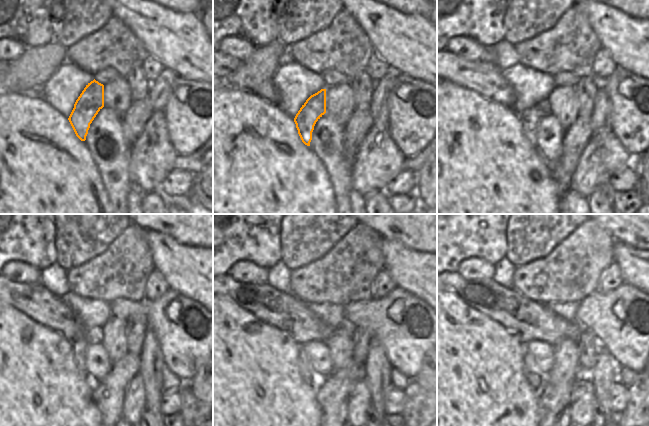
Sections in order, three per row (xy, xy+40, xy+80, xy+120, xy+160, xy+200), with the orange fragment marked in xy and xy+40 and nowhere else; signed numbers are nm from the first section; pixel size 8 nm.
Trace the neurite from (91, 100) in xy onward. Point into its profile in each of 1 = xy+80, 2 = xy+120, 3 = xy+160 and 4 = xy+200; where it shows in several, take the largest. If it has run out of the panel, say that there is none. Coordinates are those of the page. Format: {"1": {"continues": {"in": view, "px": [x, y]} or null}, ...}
{"1": {"continues": {"in": "xy+80", "px": [529, 118]}}, "2": {"continues": {"in": "xy+120", "px": [79, 347]}}, "3": {"continues": {"in": "xy+160", "px": [304, 366]}}, "4": {"continues": {"in": "xy+200", "px": [535, 379]}}}

